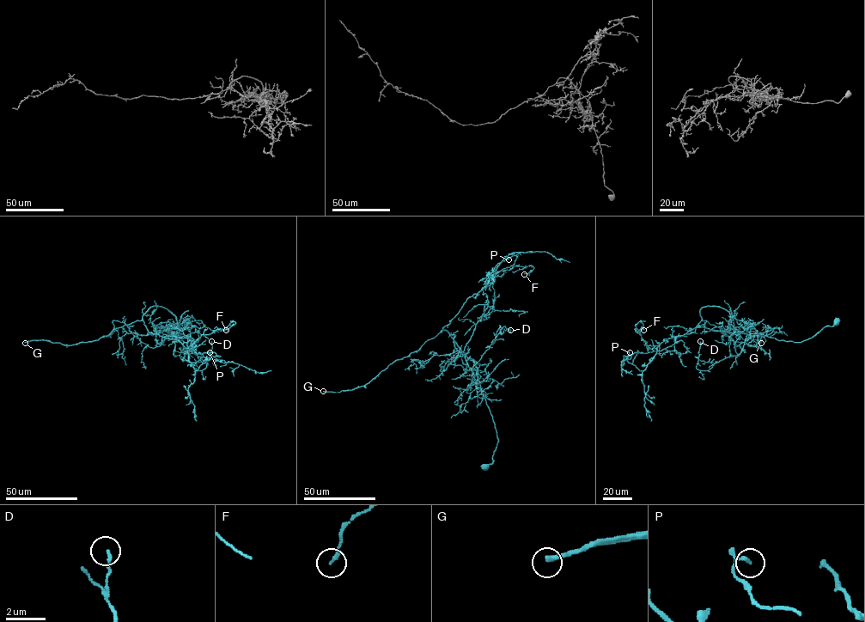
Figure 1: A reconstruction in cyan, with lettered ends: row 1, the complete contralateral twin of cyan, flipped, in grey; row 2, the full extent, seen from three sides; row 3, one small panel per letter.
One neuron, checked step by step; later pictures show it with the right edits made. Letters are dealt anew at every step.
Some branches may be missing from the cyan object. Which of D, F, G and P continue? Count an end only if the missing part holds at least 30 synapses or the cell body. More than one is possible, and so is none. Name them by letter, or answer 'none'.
G

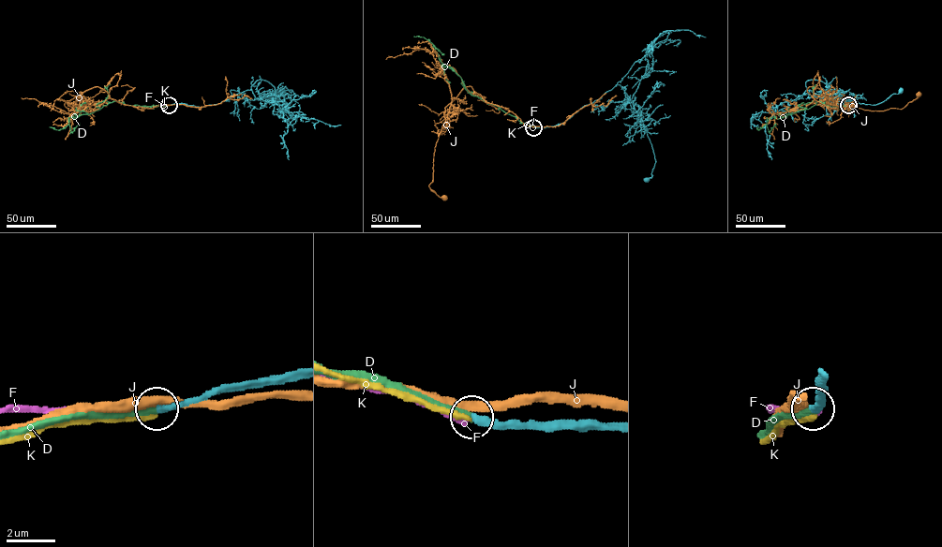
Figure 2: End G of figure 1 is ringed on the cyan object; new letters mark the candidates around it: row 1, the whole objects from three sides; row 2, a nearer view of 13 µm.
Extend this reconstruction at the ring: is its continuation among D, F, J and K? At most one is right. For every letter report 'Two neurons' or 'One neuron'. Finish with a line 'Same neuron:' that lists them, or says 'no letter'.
D: One neuron
F: Two neurons
J: Two neurons
K: Two neurons
Same neuron: D

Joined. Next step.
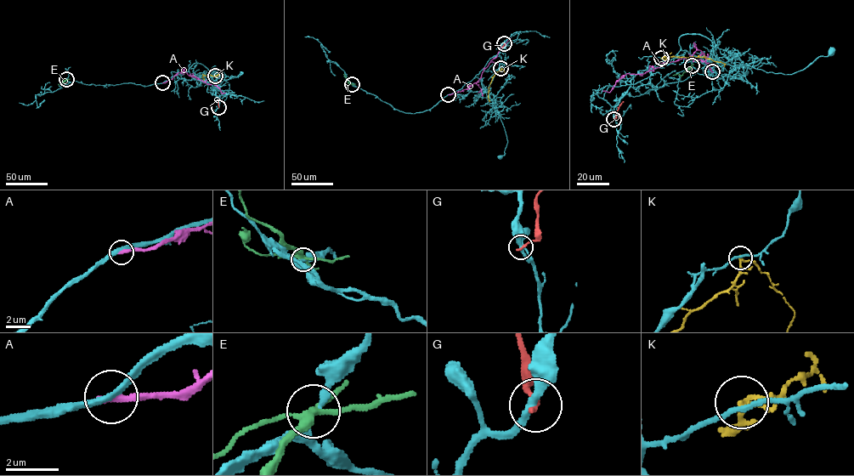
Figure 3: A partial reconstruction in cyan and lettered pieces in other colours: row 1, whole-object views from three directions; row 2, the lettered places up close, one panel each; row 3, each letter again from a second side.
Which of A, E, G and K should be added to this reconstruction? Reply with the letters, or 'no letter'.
no letter

